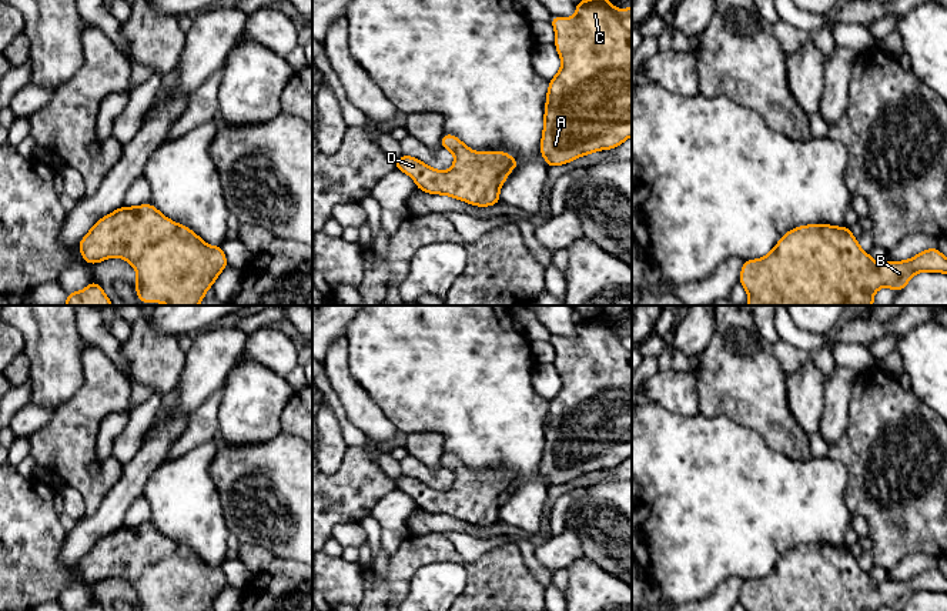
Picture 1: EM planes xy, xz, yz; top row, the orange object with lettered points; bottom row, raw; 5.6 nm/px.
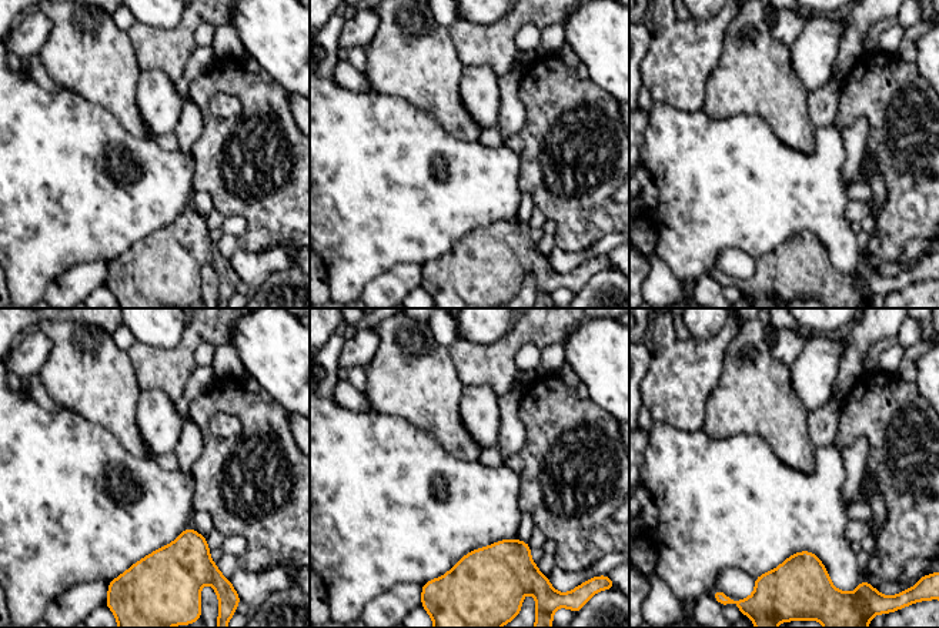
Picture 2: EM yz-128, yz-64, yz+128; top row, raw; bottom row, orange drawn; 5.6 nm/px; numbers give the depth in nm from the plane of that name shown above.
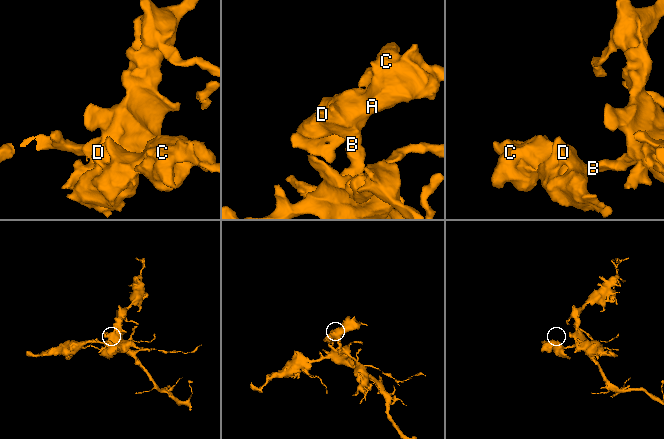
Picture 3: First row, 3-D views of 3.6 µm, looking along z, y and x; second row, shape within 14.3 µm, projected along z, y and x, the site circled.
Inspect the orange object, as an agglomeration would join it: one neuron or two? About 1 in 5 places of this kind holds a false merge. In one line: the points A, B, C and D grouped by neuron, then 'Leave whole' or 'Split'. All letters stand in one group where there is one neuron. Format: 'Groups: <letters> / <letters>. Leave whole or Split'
Groups: A B C D. Leave whole

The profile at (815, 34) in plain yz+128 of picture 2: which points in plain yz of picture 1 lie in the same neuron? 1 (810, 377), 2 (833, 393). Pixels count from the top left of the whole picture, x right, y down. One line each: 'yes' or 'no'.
1: yes
2: no

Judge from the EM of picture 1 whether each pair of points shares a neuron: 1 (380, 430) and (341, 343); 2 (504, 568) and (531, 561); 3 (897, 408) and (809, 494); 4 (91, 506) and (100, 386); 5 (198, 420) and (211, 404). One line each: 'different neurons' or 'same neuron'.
1: same neuron
2: different neurons
3: different neurons
4: same neuron
5: same neuron

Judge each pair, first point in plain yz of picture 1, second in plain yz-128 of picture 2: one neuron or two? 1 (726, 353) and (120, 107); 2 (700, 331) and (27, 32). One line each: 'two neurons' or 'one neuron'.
1: one neuron
2: one neuron

